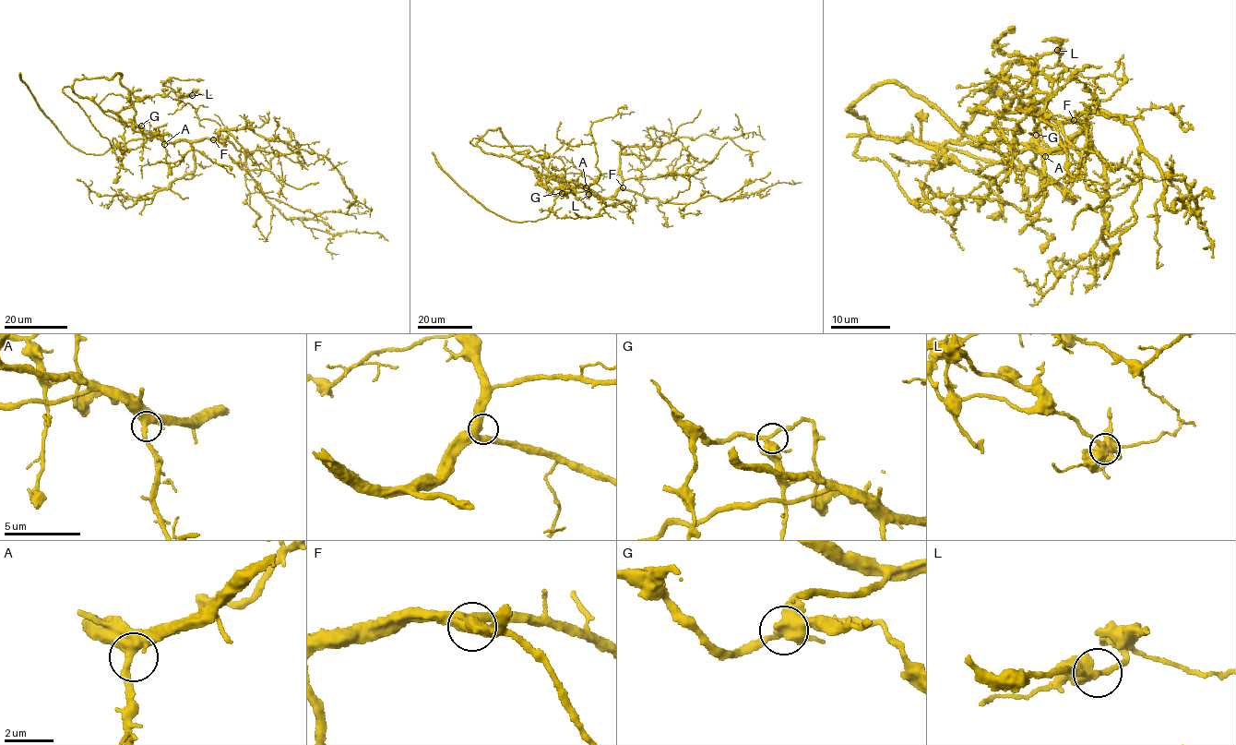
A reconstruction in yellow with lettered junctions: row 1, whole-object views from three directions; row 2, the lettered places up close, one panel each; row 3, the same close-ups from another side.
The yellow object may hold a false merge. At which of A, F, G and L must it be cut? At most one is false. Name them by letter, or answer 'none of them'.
none of them

